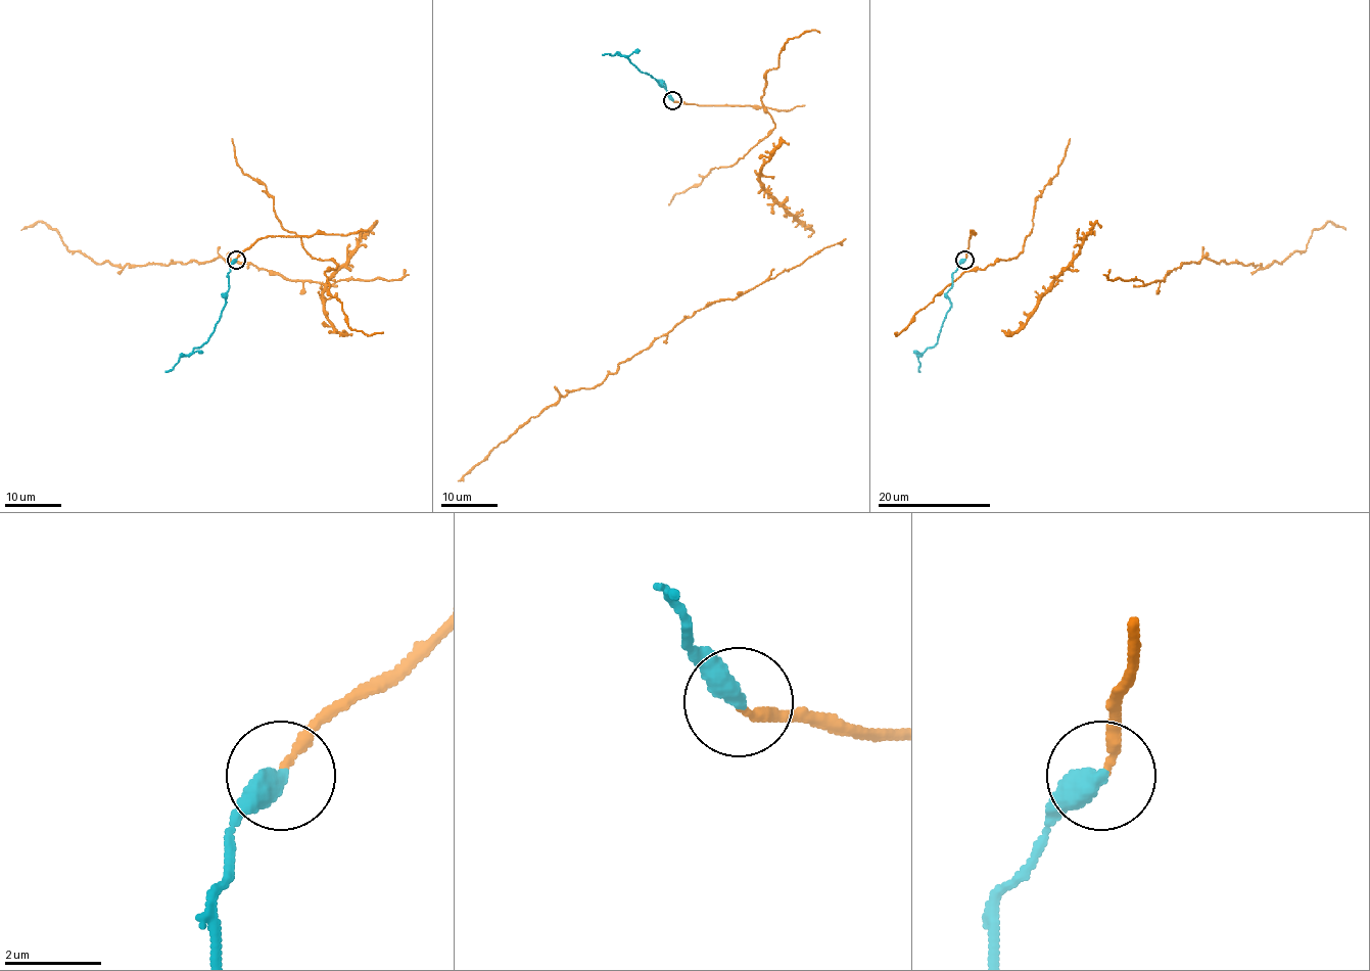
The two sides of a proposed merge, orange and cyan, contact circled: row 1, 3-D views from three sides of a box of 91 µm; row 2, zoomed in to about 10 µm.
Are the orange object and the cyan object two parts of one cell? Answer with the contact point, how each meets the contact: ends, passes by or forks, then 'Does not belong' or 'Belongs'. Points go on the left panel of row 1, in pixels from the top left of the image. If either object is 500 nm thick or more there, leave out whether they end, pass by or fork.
Place: (236, 260). At the ring orange ends. At the ring cyan ends. Belongs

